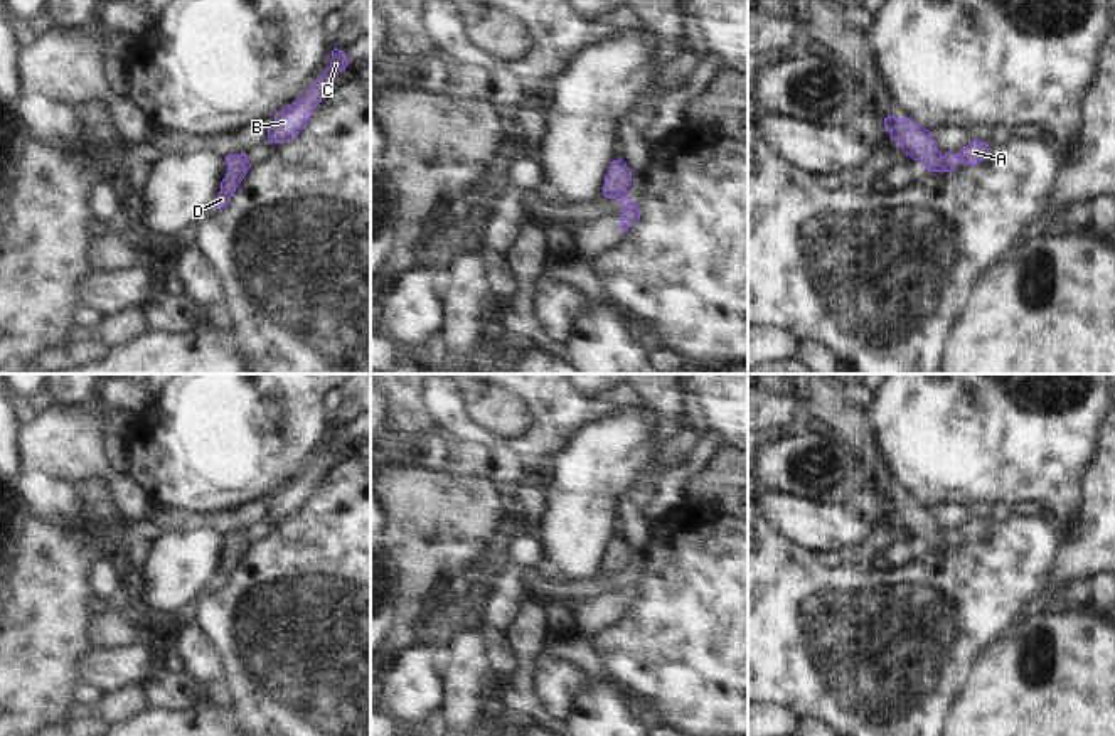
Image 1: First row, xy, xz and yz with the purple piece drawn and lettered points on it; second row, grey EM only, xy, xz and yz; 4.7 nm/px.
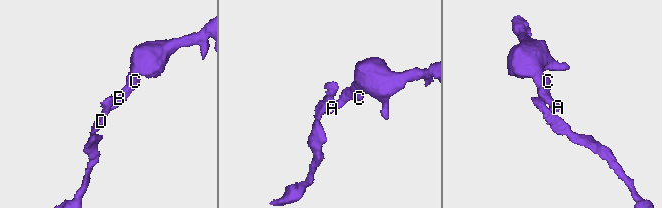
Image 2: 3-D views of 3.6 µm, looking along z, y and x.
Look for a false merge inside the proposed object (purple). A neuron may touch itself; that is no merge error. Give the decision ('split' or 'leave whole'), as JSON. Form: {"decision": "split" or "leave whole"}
{"decision": "split"}

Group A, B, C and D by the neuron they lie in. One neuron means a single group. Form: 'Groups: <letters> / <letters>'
Groups: A B C / D

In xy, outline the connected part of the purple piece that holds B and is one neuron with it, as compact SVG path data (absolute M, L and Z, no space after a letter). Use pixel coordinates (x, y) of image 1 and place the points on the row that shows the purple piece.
M333 49L330 66L325 72L312 84L310 91L295 103L285 106L273 123L268 123L268 140L281 143L295 138L308 123L315 106L332 88L332 81L342 72L350 61L344 51Z

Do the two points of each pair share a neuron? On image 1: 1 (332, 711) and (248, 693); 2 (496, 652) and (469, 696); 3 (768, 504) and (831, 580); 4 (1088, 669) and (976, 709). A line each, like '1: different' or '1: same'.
1: same
2: different
3: different
4: same

